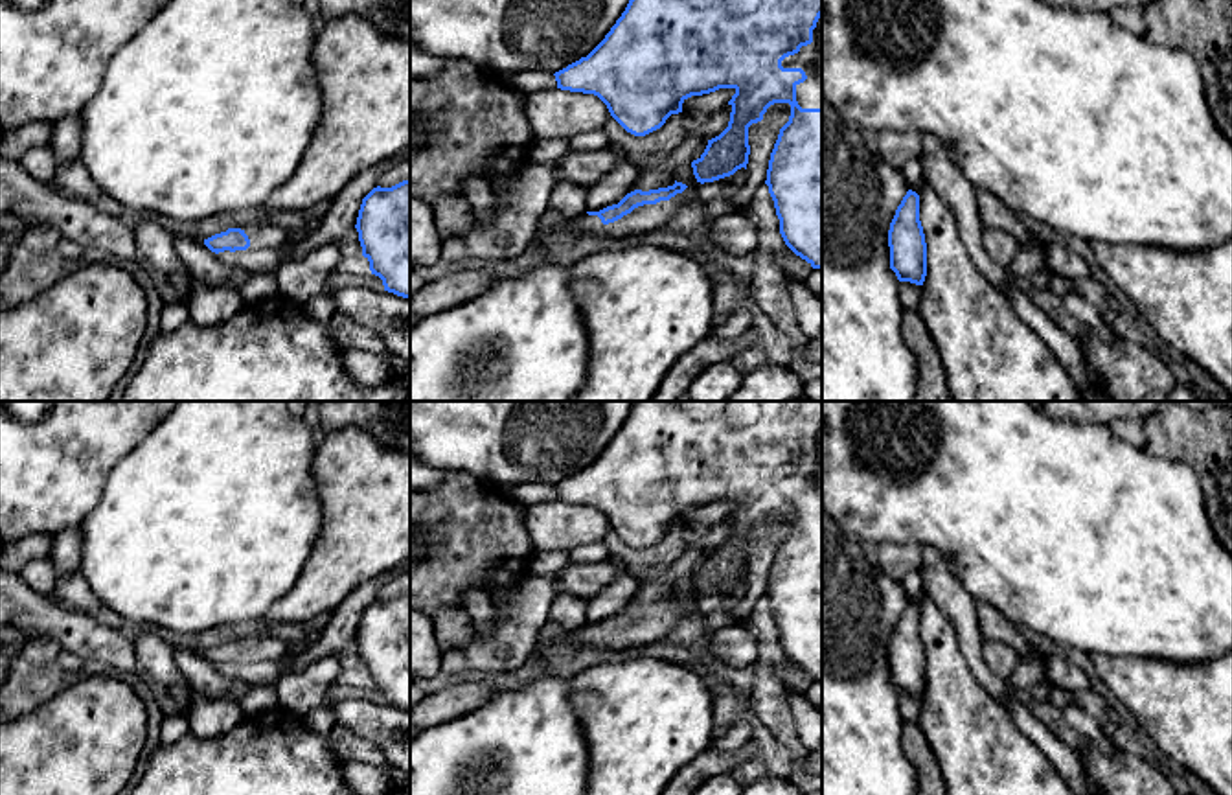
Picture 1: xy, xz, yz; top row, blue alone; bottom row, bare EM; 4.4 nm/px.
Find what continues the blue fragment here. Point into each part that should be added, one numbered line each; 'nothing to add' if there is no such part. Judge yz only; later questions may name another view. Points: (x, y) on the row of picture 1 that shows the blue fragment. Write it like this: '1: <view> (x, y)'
nothing to add

